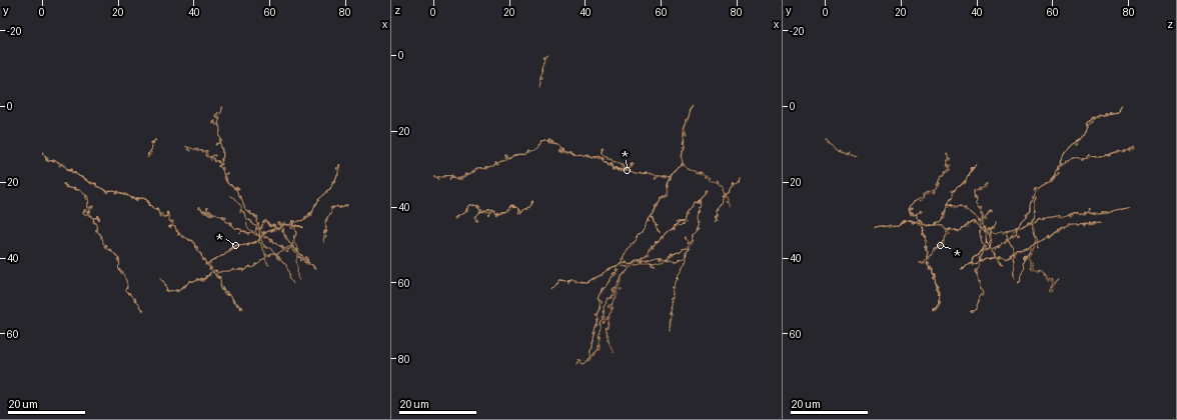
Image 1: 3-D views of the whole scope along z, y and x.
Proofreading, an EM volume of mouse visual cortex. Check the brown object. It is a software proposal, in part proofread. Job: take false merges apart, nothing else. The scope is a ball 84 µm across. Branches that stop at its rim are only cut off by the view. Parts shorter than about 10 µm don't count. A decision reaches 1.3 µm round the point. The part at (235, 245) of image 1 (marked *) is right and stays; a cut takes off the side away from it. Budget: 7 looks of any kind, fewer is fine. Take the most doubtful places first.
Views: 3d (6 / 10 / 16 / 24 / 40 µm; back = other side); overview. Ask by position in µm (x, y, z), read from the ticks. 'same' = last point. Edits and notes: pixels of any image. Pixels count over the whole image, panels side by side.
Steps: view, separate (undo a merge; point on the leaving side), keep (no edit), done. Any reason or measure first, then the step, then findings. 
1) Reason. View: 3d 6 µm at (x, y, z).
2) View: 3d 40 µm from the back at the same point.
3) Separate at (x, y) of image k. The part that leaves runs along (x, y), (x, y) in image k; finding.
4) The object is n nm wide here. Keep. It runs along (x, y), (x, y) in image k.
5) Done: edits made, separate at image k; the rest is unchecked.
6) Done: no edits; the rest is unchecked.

Looks like a crossing. View: 3d 24 µm at (61.0, 39.0, 54.5).

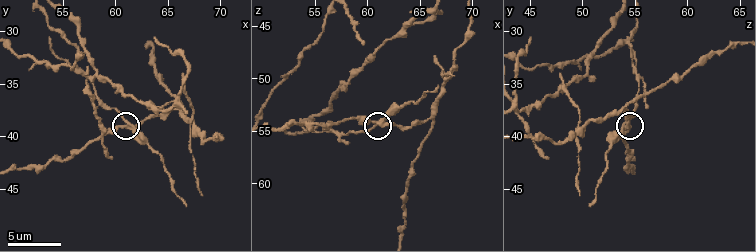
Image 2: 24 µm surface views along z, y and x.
View: 3d 6 µm at (61.2, 39.2, 54.4).

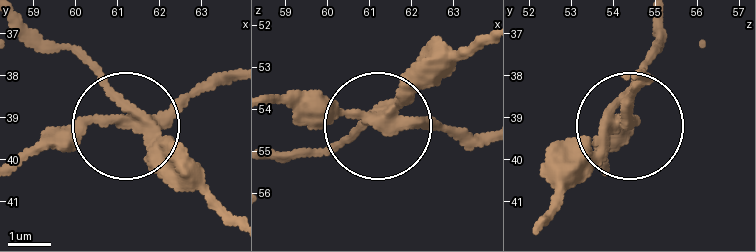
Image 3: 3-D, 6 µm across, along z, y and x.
The object is 260 nm wide here. Separate at (171, 154) of image 3. The part that leaves runs along (145, 122), (227, 205) in image 3; a second cell is stuck on.

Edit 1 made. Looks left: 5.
Small branch off a trunk. View: 3d 10 µm at (66.2, 37.2, 54.0).

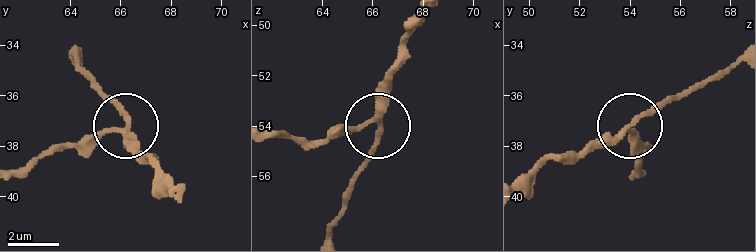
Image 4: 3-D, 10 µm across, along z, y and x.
View: 3d 6 µm at (66.1, 37.3, 53.8).

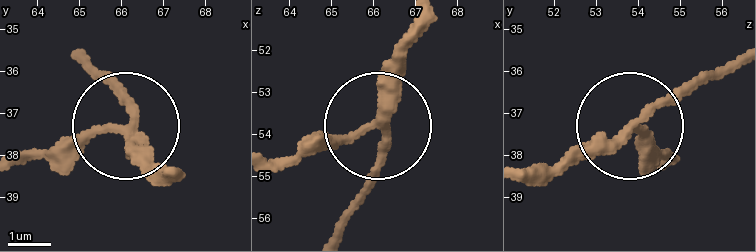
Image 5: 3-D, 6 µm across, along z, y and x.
3 arms meet here. Keep. It runs along (526, 177), (601, 152), (705, 73) in image 5; continuous, no second cell.

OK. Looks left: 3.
Two arms in line, one across. View: 3d 16 µm at (44.0, 41.0, 27.0).

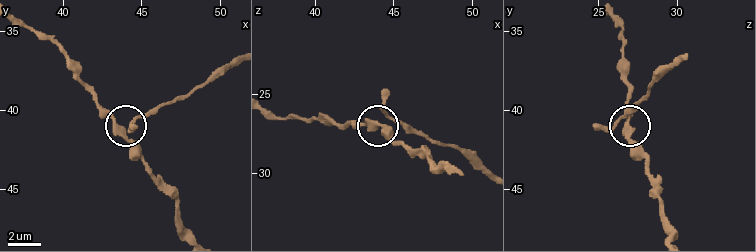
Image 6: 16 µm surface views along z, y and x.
View: 3d 6 µm at (43.8, 41.5, 26.8).

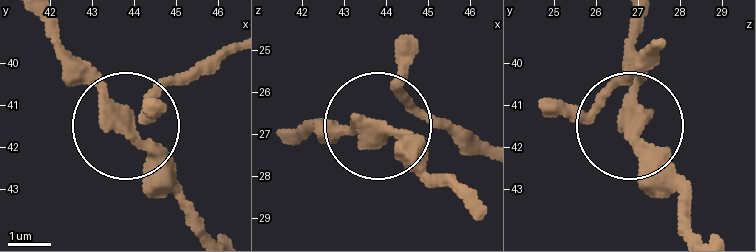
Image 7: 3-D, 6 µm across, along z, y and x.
3 arms meet here. Keep. It runs along (660, 44), (610, 97), (688, 201) in image 7; one cell here.

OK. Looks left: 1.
Done: edits made, separate at image 3; the rest is unchecked.

